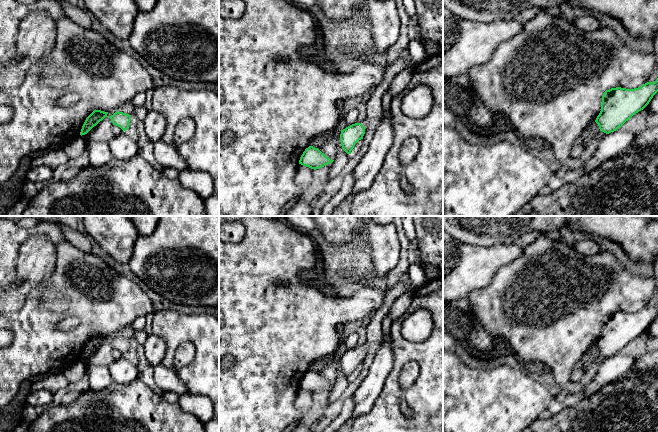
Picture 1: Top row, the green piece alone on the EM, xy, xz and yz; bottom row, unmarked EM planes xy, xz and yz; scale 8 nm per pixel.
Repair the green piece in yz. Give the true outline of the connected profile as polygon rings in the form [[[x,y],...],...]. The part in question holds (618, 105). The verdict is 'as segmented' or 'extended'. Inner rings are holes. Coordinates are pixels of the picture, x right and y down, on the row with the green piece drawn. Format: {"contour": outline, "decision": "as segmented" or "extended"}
{"contour": [[[658,78],[634,89],[621,87],[606,90],[602,96],[601,111],[575,141],[585,144],[592,141],[600,131],[609,134],[620,128],[633,115],[643,110],[658,92]]], "decision": "extended"}

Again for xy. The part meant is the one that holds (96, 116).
{"contour": [[[94,110],[85,120],[80,135],[87,141],[94,127],[107,116],[108,112]]], "decision": "extended"}

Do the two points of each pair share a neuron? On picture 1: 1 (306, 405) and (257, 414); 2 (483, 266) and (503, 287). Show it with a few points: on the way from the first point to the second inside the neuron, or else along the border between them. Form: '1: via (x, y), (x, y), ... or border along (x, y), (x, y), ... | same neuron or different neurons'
1: border along (299, 388), (295, 399), (301, 414), (298, 421) | different neurons
2: border along (512, 262), (503, 265), (486, 286), (474, 290) | different neurons

